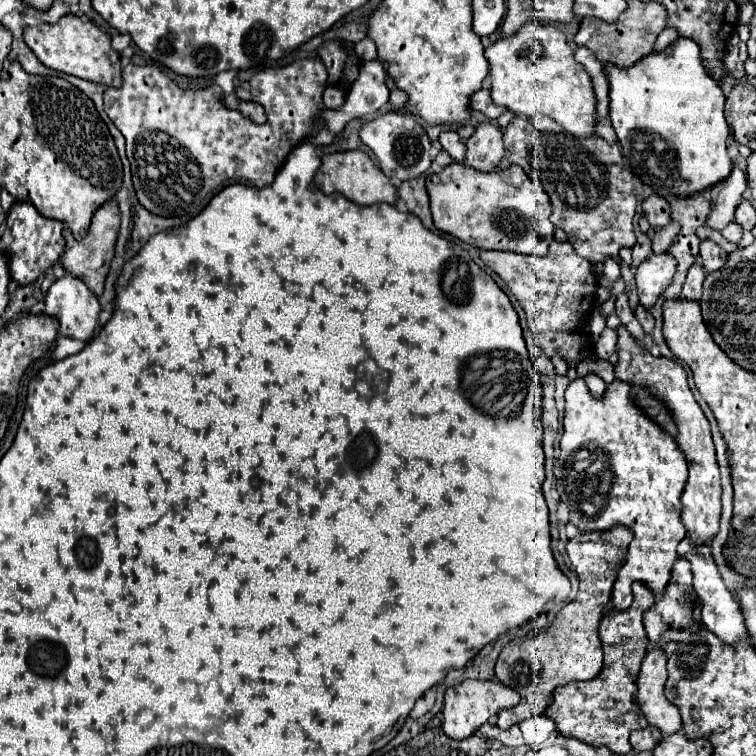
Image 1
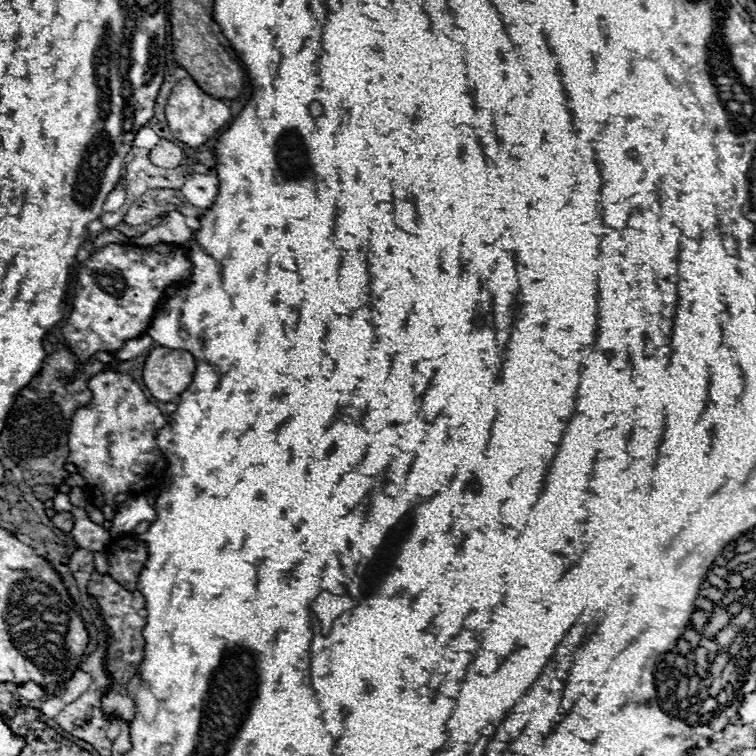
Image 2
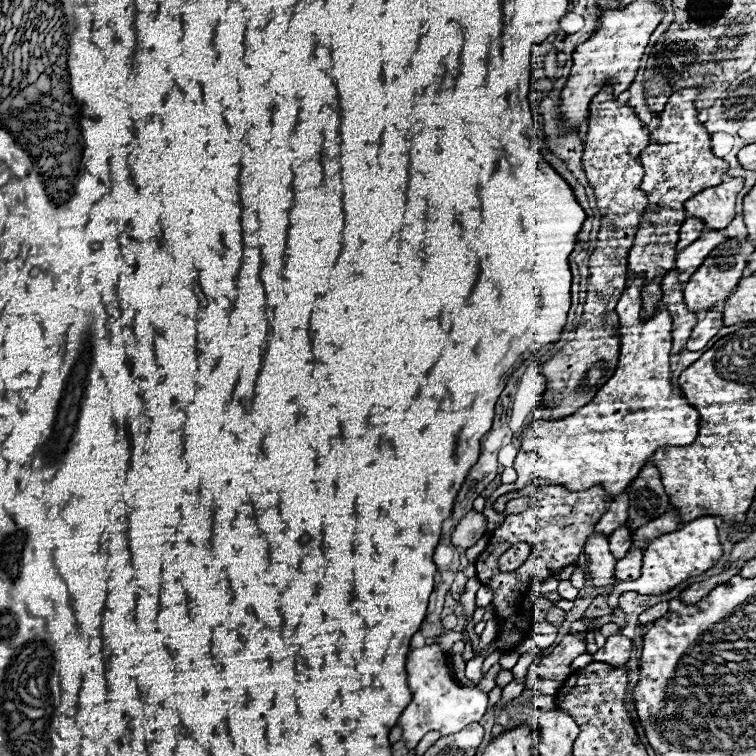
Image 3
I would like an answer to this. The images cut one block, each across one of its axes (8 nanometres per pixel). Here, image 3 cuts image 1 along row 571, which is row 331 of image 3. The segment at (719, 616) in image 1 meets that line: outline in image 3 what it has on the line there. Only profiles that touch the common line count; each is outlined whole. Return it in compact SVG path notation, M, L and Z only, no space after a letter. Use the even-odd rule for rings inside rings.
M716 310L706 312L706 318L694 326L692 336L686 342L686 350L690 352L702 350L708 344L708 340L720 330L720 326L722 326L722 312L716 312Z

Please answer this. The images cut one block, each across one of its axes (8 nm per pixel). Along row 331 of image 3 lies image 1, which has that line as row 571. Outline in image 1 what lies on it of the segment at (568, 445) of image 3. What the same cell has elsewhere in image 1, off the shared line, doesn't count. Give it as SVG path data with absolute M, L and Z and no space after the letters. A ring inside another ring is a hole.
M574 378L566 388L564 434L560 438L558 466L554 466L556 488L562 502L570 508L570 522L574 522L580 530L606 530L614 524L624 524L634 532L626 562L620 568L612 592L612 606L616 610L624 610L632 604L632 584L636 580L644 582L656 594L666 588L672 564L678 558L676 546L682 538L686 538L686 528L680 522L680 496L688 480L686 456L678 442L640 410L636 400L630 396L630 390L632 384L616 378L606 386L602 396L594 396L584 378Z

